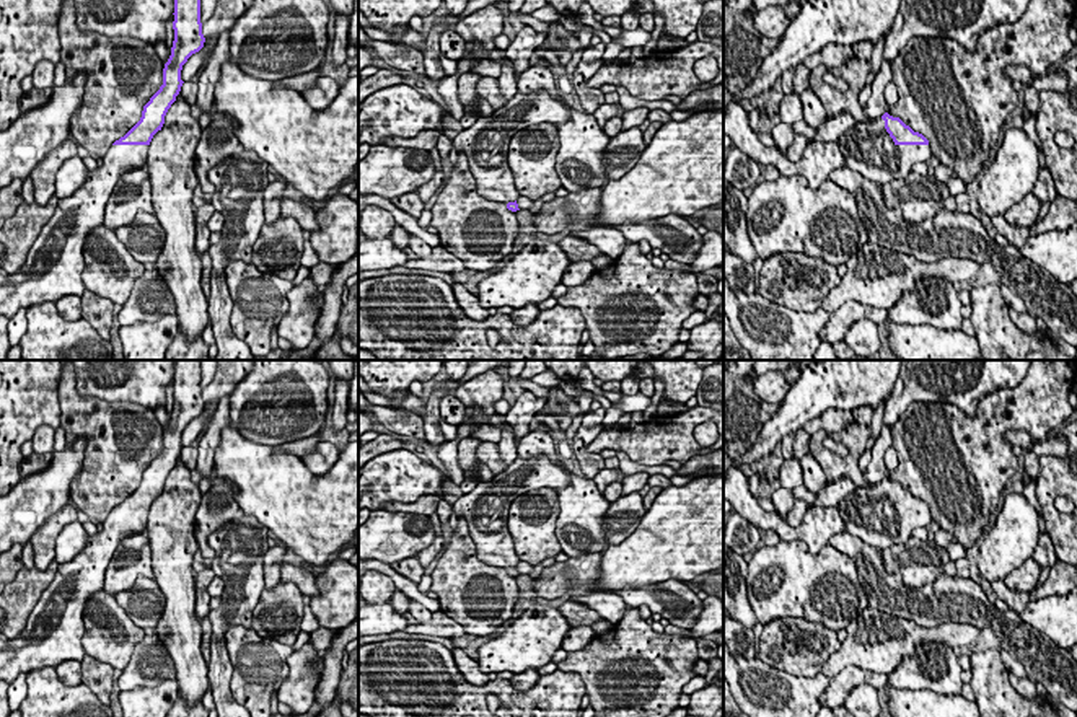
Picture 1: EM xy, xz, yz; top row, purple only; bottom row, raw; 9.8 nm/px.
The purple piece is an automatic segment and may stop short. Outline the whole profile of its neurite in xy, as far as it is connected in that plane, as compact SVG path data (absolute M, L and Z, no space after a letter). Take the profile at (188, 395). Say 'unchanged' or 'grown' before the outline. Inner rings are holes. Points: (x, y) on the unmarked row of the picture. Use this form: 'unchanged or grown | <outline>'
grown | M174 360L174 406L171 420L163 433L163 450L143 471L140 486L119 505L116 505L103 523L103 530L88 536L85 549L70 562L60 564L54 580L42 592L37 605L31 611L26 627L20 637L11 639L11 647L0 652L0 681L8 684L21 673L46 666L59 666L67 660L81 662L85 649L81 639L85 636L83 611L88 600L103 590L108 564L117 546L134 534L147 530L147 518L153 500L161 495L165 481L181 456L181 435L187 424L204 412L205 402L200 388L200 360Z

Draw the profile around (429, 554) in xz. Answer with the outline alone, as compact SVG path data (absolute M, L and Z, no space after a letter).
M433 513L433 515L429 515L429 518L430 518L430 521L433 525L433 530L435 530L435 539L433 539L433 543L429 548L425 548L424 551L417 552L417 556L415 556L424 569L432 561L435 561L437 554L443 549L443 544L446 543L446 539L442 534L438 515Z

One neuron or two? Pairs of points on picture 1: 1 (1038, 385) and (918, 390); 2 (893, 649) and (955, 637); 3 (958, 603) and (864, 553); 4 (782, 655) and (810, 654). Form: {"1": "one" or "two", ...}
{"1": "two", "2": "one", "3": "one", "4": "one"}

